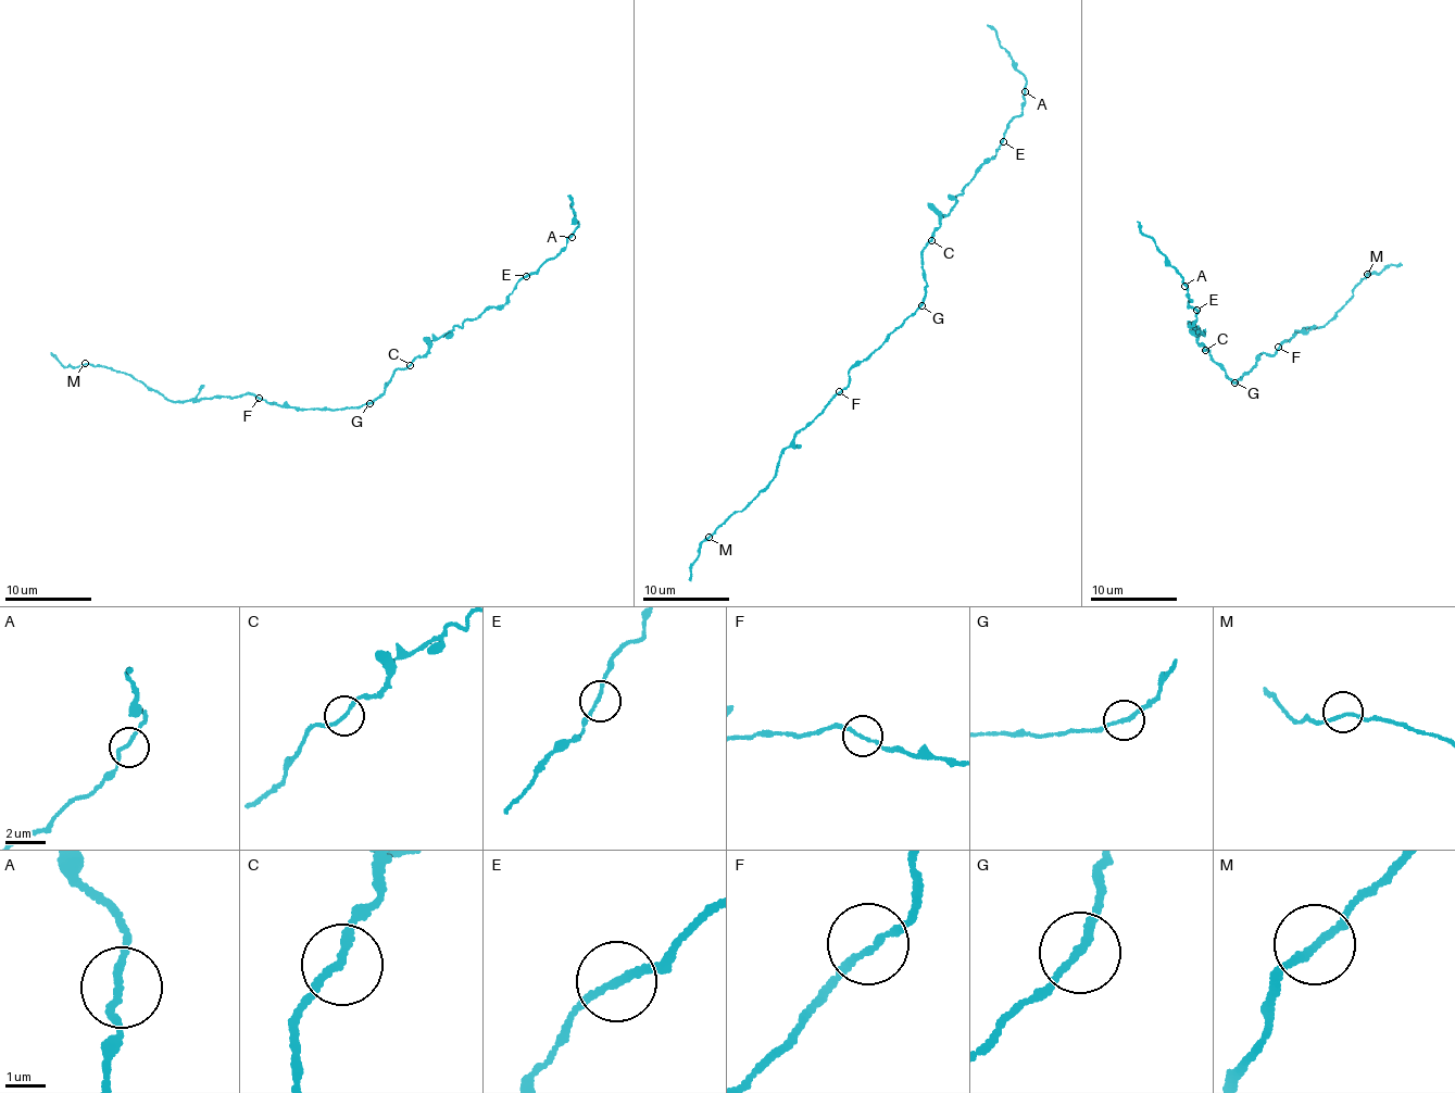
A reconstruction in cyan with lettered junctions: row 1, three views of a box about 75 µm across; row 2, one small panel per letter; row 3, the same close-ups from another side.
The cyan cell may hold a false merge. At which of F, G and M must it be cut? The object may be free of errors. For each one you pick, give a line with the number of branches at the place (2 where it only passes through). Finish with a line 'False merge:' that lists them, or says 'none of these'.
G: branches 2
False merge: G

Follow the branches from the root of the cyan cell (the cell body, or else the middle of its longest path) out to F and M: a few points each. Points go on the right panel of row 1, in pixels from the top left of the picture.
F: (1229, 379), (1238, 382), (1263, 354), (1274, 354), (1278, 347)
M: (1229, 379), (1238, 382), (1296, 329), (1333, 319), (1367, 274)

